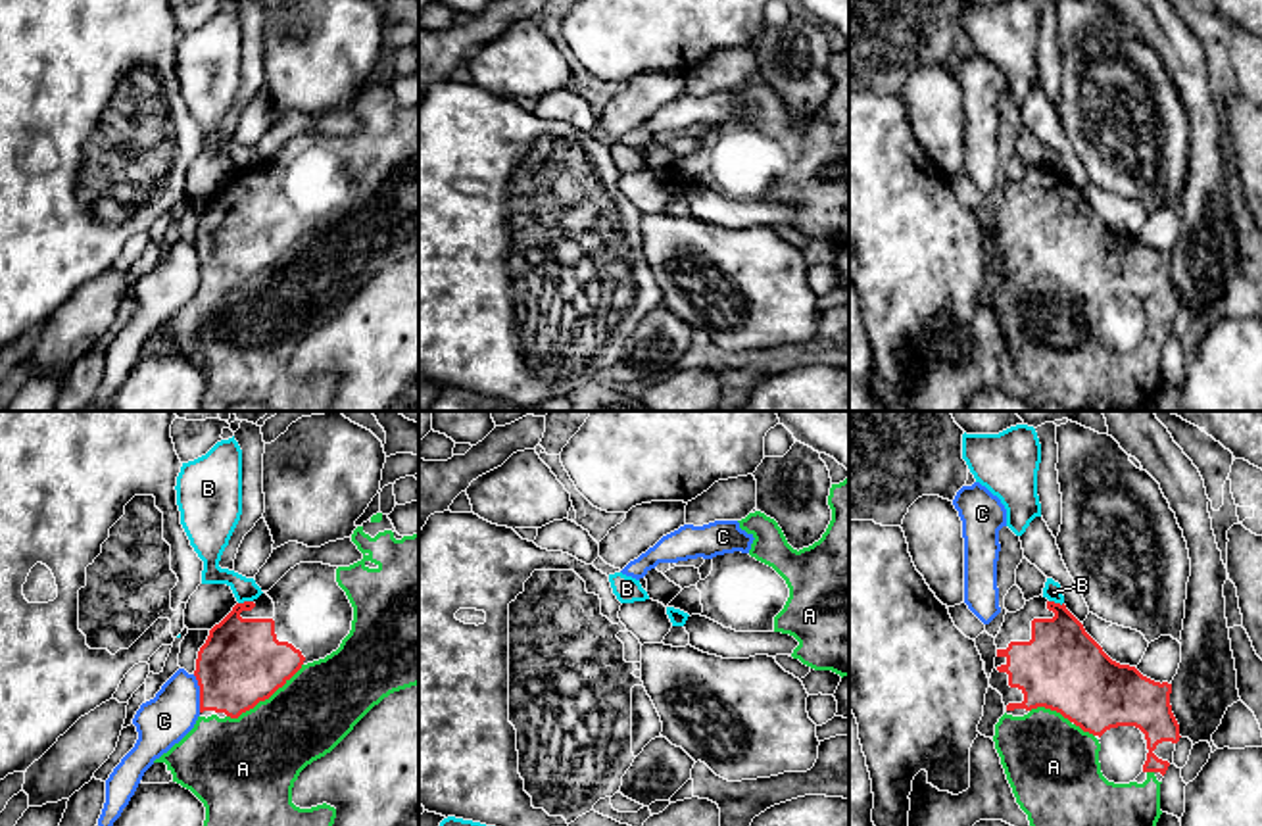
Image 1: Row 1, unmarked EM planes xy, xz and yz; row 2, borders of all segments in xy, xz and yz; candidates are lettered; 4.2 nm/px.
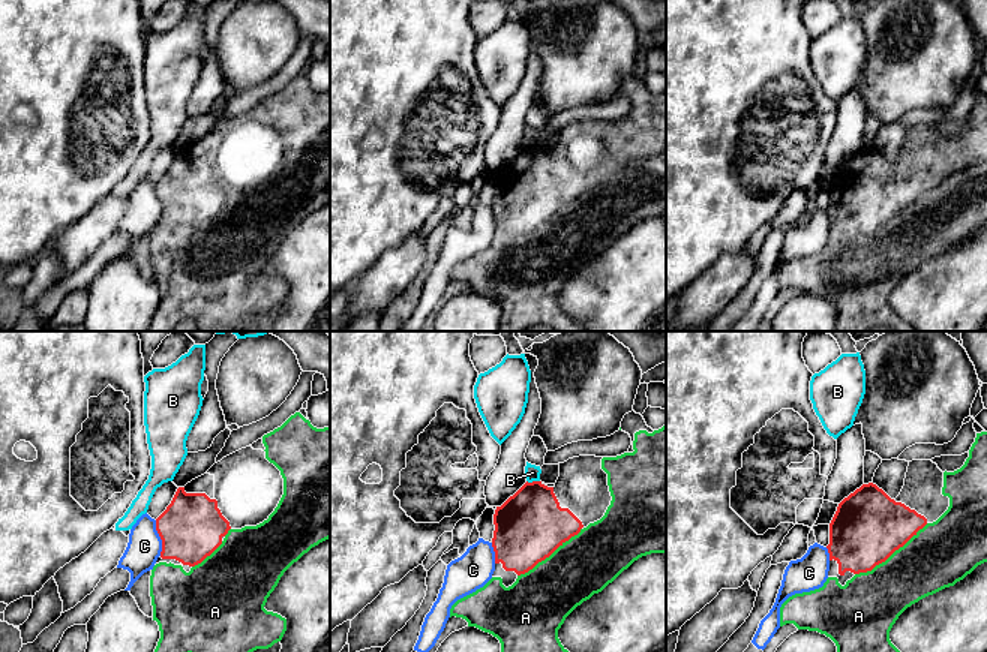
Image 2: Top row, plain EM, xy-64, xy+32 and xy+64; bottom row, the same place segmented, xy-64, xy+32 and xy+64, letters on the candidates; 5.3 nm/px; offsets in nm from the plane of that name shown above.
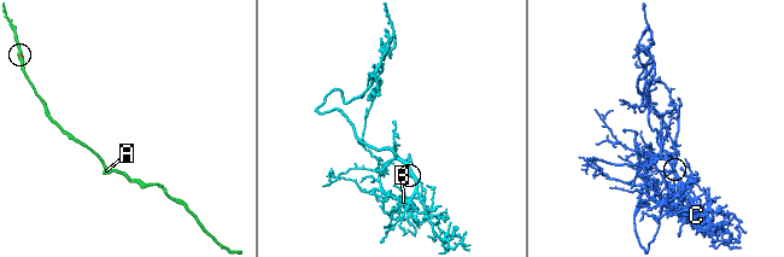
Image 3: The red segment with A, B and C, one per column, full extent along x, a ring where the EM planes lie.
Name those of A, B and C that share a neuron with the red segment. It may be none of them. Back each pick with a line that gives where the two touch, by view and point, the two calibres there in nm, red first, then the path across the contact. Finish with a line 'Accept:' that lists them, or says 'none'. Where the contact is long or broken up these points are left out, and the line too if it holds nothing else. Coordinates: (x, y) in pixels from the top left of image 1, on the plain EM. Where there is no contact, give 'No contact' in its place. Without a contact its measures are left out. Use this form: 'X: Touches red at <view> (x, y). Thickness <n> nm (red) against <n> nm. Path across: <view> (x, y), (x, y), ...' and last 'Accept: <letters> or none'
A: Touches red at xy (266, 267). Thickness 360 nm (red) against 360 nm
Accept: A

